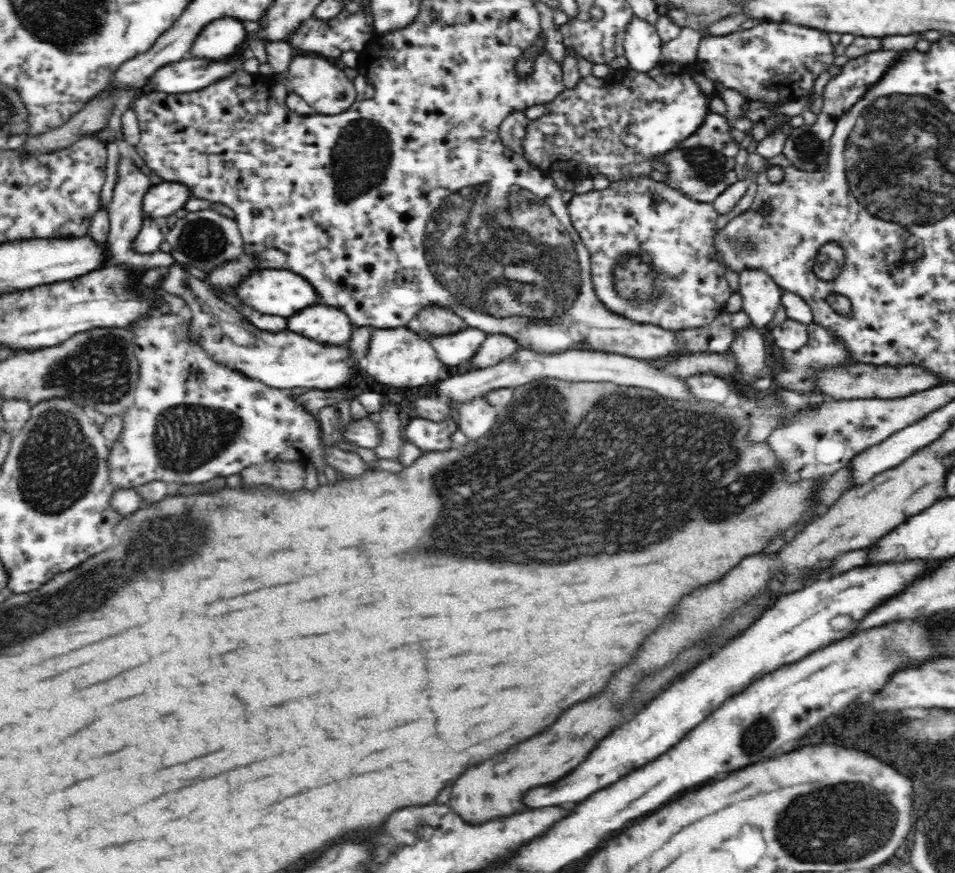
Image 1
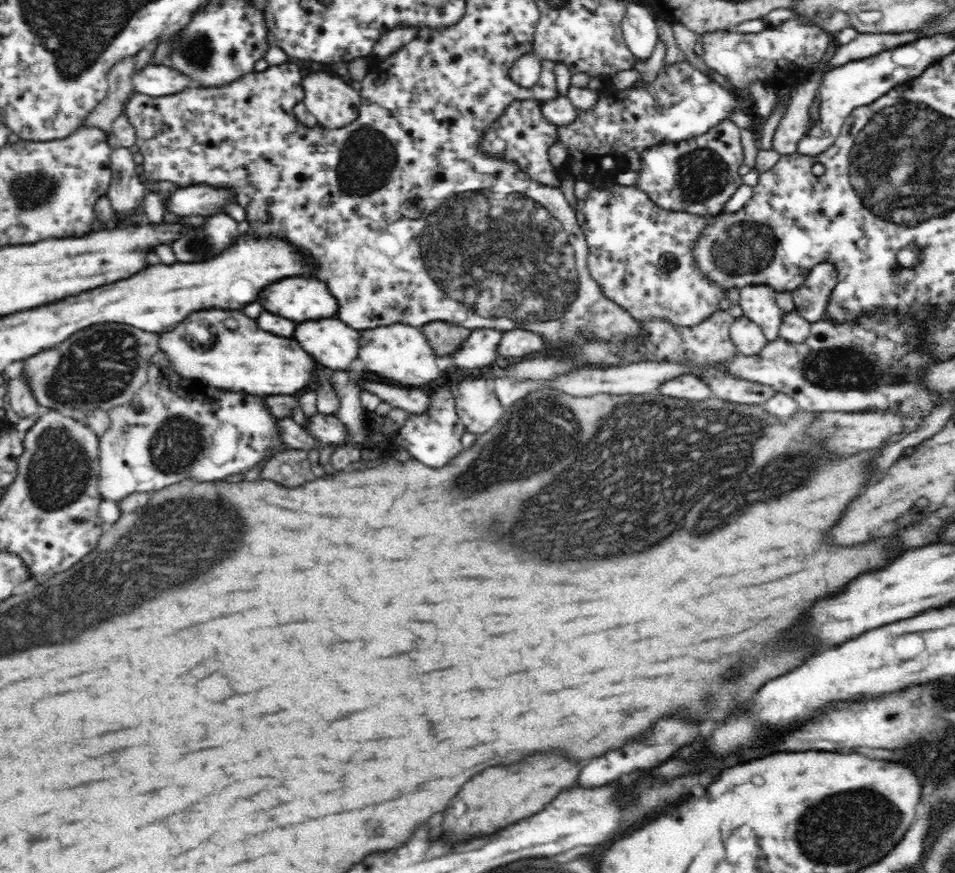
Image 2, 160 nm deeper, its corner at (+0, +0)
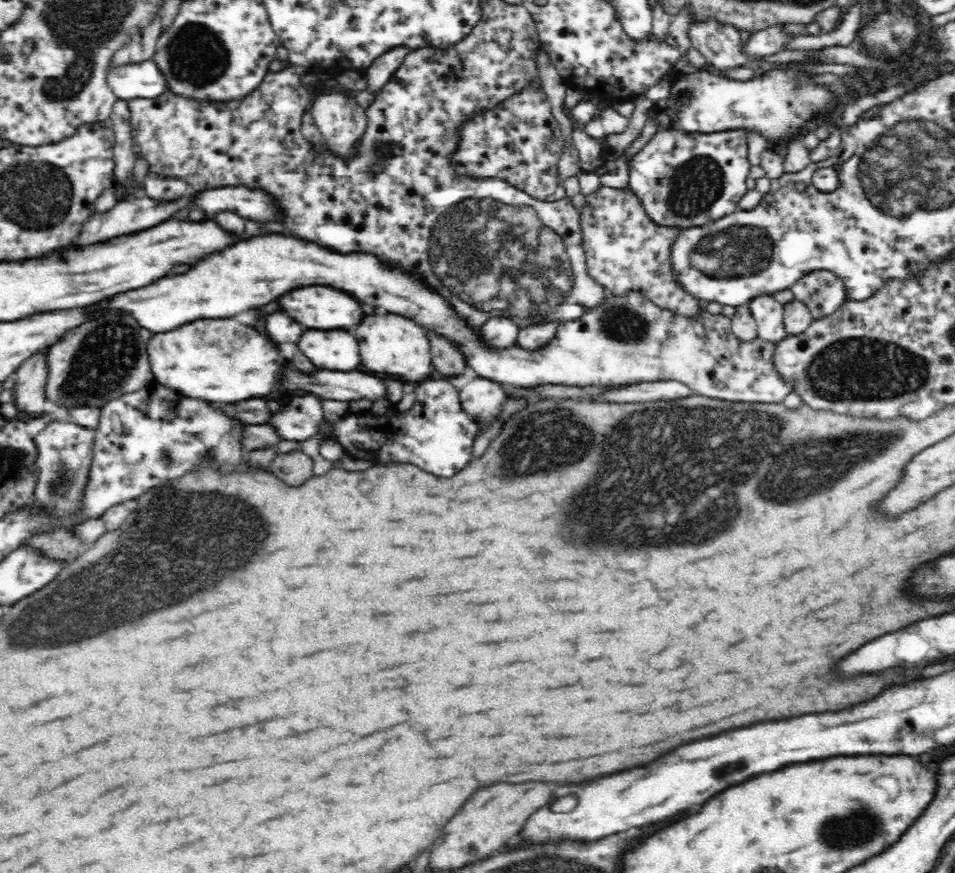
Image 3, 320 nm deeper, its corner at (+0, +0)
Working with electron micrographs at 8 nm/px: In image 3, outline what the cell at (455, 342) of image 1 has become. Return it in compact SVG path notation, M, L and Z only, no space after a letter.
M490 317L479 329L478 337L483 348L487 350L506 350L516 344L519 327L512 320L505 317Z

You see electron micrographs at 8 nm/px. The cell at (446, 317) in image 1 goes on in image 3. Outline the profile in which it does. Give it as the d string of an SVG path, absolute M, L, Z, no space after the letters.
M436 329L425 330L432 351L432 364L443 374L462 374L466 370L466 356L460 349L459 342L449 340L446 336L438 334Z

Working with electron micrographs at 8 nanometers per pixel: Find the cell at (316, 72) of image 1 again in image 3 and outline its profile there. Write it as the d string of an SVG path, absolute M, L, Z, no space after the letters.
M315 92L309 112L323 136L323 142L336 155L347 157L366 130L365 110L354 96L340 92Z

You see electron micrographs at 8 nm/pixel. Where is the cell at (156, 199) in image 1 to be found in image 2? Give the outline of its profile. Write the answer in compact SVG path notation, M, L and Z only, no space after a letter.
M203 184L190 185L187 187L179 187L170 191L170 194L166 196L166 211L172 212L172 214L178 214L178 216L190 216L190 215L211 215L214 213L224 212L223 209L228 204L234 204L230 192L227 190L221 190L221 188L214 188Z

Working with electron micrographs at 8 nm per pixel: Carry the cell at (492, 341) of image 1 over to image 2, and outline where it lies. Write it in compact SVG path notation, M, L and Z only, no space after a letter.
M514 329L503 332L501 337L497 353L502 358L518 358L547 351L544 341L534 332Z

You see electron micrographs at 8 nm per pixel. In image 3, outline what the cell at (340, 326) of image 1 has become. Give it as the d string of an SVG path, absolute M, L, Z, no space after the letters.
M342 328L304 330L298 340L298 348L318 370L350 372L361 368L356 338Z

